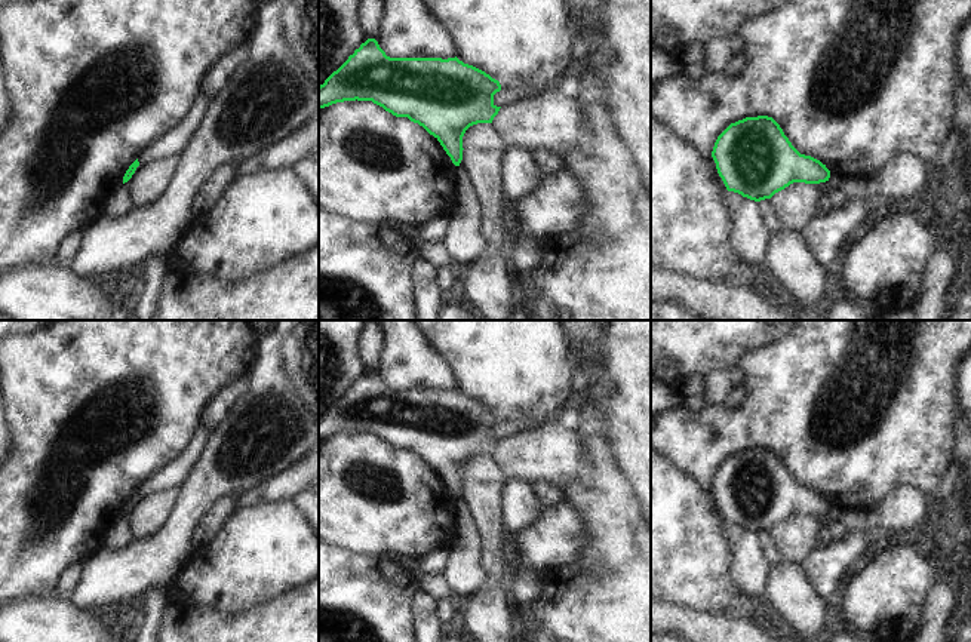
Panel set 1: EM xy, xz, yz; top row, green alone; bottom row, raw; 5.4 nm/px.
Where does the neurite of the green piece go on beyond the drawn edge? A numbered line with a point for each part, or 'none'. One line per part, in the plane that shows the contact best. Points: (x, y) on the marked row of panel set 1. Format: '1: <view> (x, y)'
none

